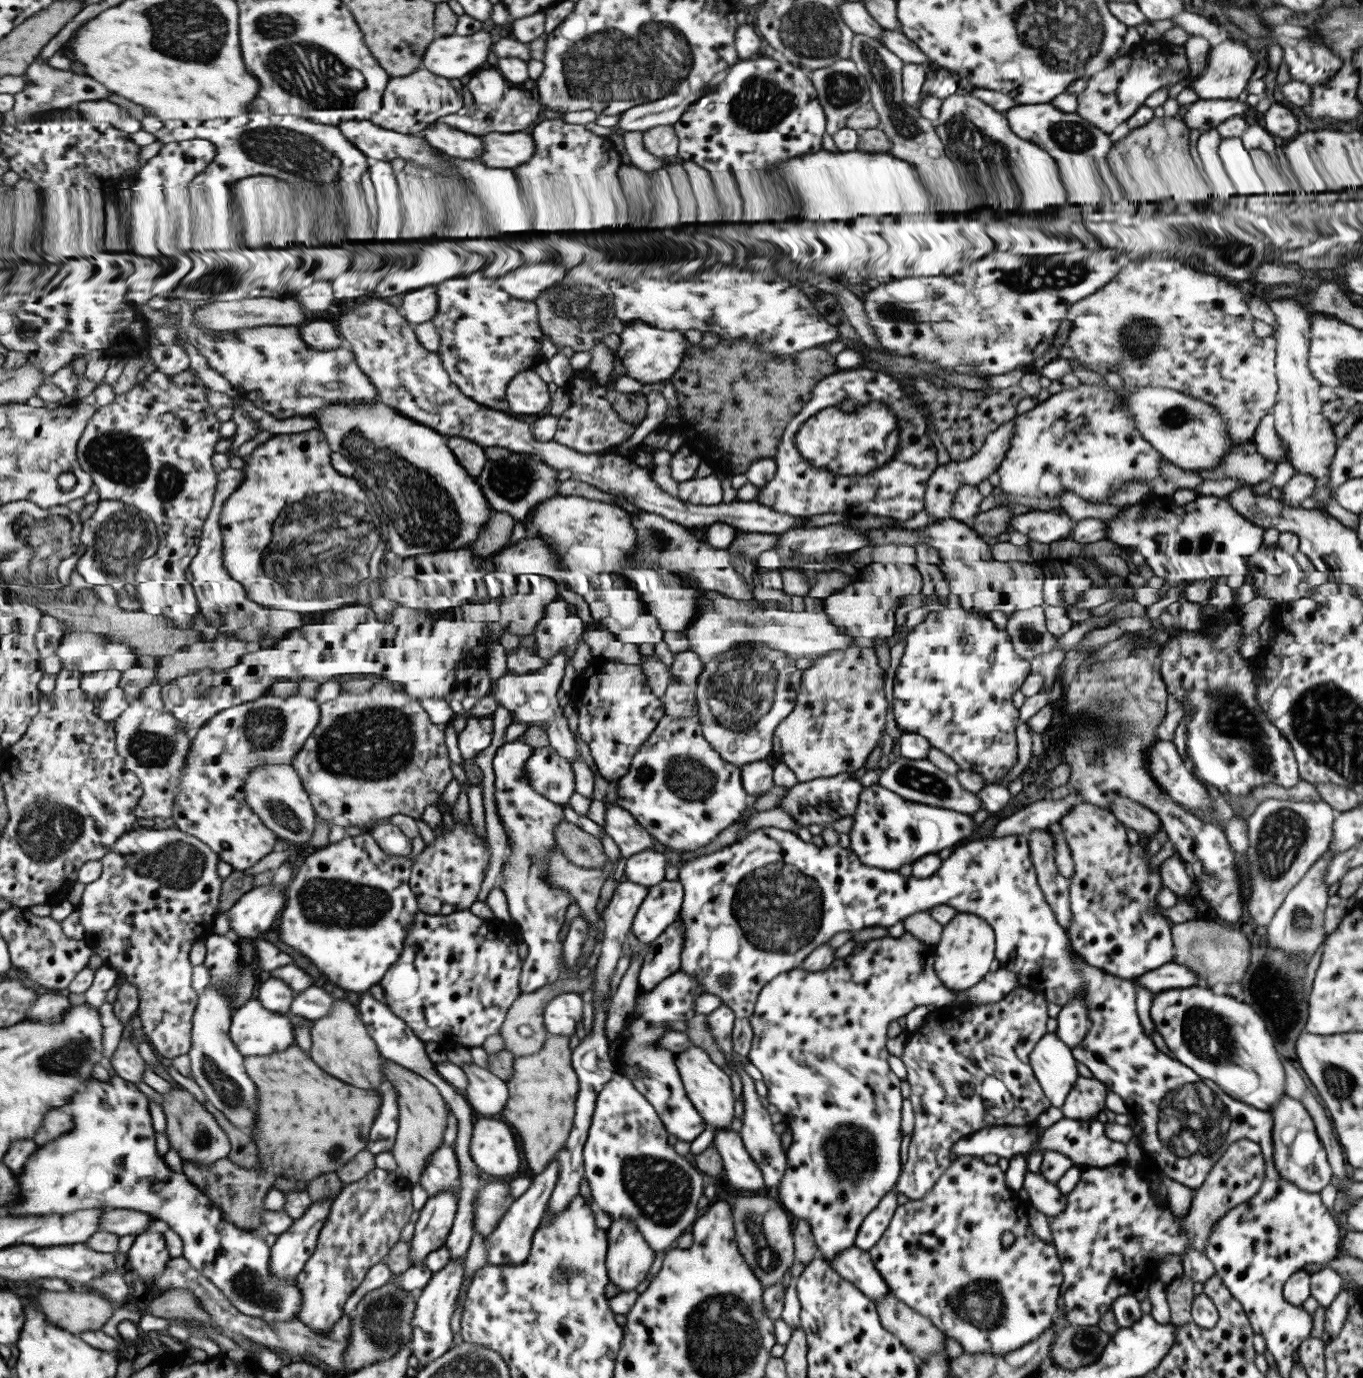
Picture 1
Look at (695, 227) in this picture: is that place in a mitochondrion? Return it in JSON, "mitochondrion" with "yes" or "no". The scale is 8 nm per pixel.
{"mitochondrion":"no"}

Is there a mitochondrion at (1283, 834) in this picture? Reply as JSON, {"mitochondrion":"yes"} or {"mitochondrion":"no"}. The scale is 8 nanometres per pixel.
{"mitochondrion":"yes"}

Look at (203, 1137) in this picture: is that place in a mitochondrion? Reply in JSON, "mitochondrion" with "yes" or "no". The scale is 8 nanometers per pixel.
{"mitochondrion":"yes"}

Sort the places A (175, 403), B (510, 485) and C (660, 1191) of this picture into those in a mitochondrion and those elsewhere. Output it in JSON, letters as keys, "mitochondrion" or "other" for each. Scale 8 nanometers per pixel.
{"A":"other","B":"mitochondrion","C":"mitochondrion"}

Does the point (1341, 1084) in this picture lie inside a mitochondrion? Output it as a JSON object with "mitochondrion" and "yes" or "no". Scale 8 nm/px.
{"mitochondrion":"yes"}

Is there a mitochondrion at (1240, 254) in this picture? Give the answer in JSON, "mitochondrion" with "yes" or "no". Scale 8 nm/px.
{"mitochondrion":"yes"}

